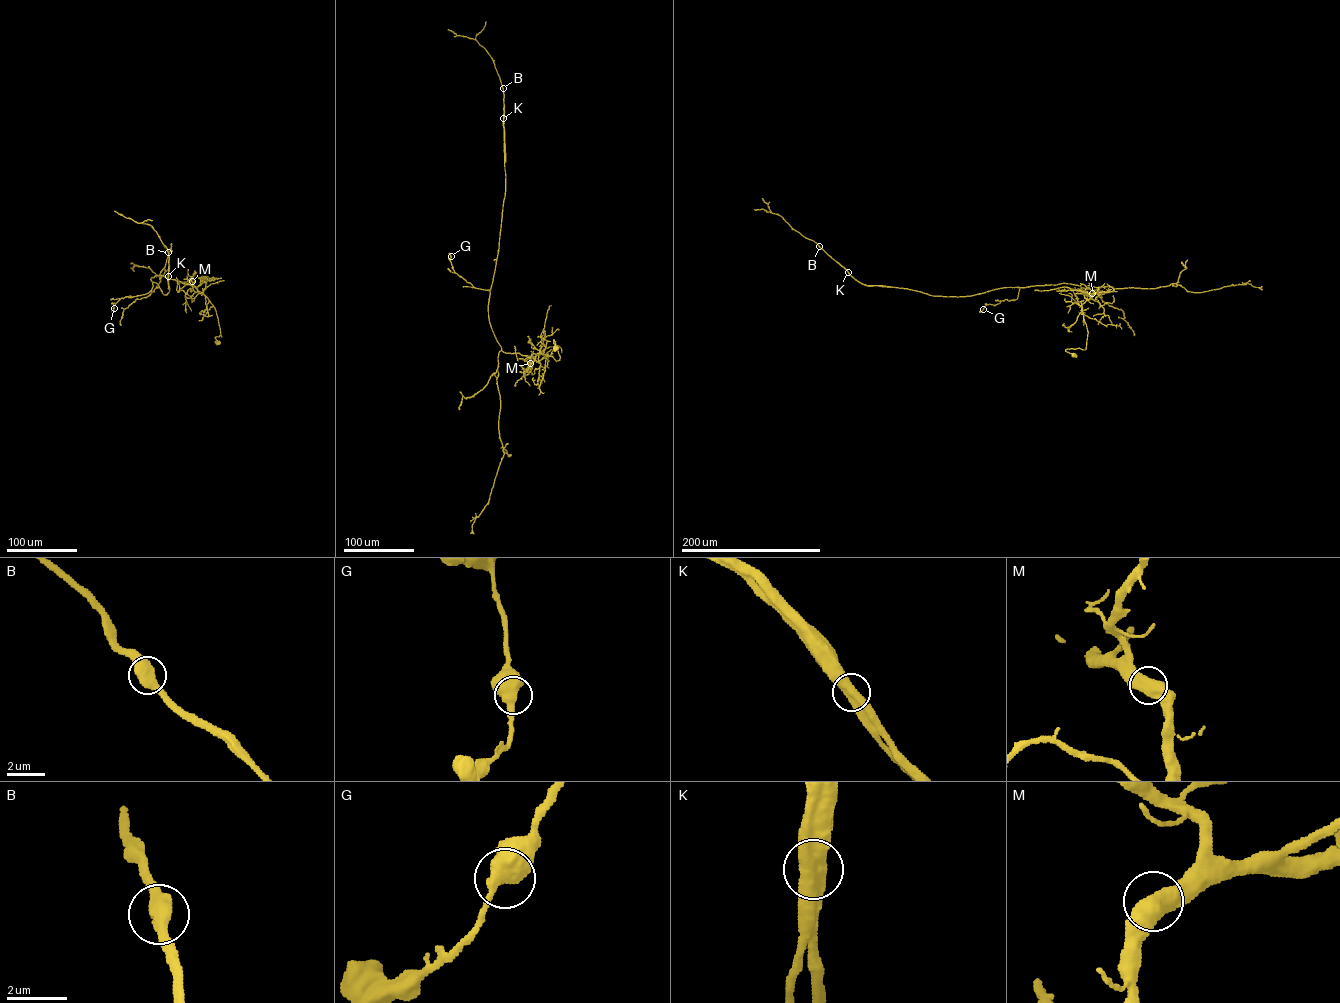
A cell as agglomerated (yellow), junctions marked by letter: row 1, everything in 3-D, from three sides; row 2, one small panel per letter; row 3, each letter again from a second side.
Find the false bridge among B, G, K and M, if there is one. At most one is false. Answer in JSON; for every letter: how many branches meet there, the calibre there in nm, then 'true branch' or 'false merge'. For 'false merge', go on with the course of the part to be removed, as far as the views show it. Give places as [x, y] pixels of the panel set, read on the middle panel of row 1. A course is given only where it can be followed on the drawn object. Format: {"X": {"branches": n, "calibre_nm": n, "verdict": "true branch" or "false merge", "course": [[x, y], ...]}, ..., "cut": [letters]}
{"B": {"branches": 2, "calibre_nm": 600, "verdict": "true branch"}, "G": {"branches": 2, "calibre_nm": 600, "verdict": "true branch"}, "K": {"branches": 2, "calibre_nm": 600, "verdict": "false merge", "course": [[503, 118], [505, 161]]}, "M": {"branches": 2, "calibre_nm": 600, "verdict": "true branch"}, "cut": ["K"]}

